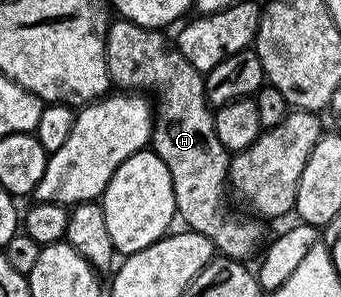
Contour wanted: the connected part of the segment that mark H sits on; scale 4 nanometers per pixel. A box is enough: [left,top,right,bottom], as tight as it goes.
[105,17,263,260]

